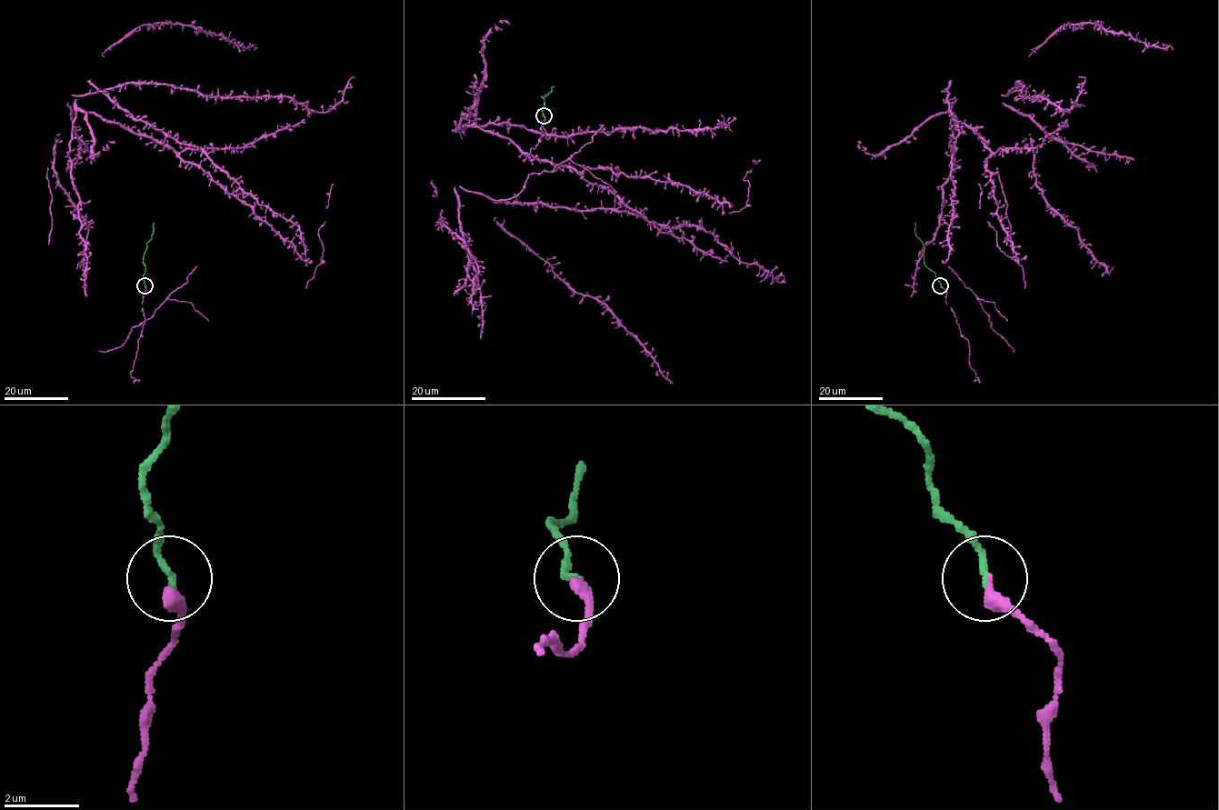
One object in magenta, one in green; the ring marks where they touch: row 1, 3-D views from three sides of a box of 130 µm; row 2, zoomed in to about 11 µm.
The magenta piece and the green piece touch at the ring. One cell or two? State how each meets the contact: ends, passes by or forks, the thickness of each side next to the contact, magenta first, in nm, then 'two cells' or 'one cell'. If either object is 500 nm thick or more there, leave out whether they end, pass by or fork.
magenta ends; green ends; calibres 320 and 160 nm; one cell

